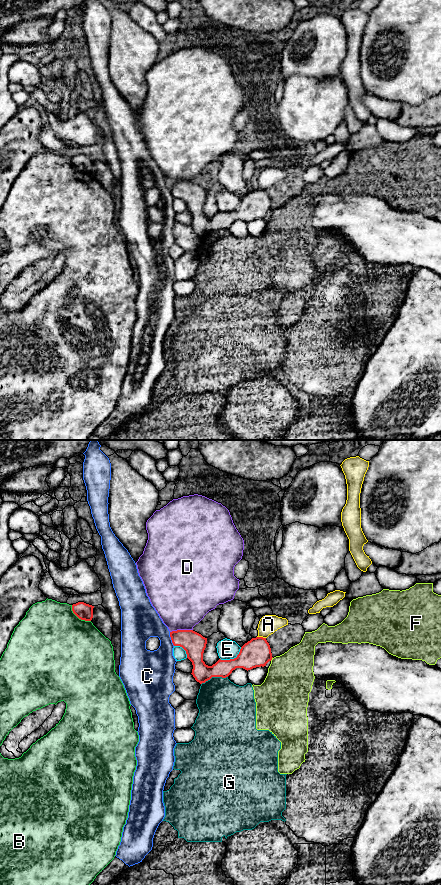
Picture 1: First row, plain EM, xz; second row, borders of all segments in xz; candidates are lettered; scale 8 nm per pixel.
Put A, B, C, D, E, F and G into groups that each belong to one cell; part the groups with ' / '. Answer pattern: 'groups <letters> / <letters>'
groups A / B / C / D / E / F G

